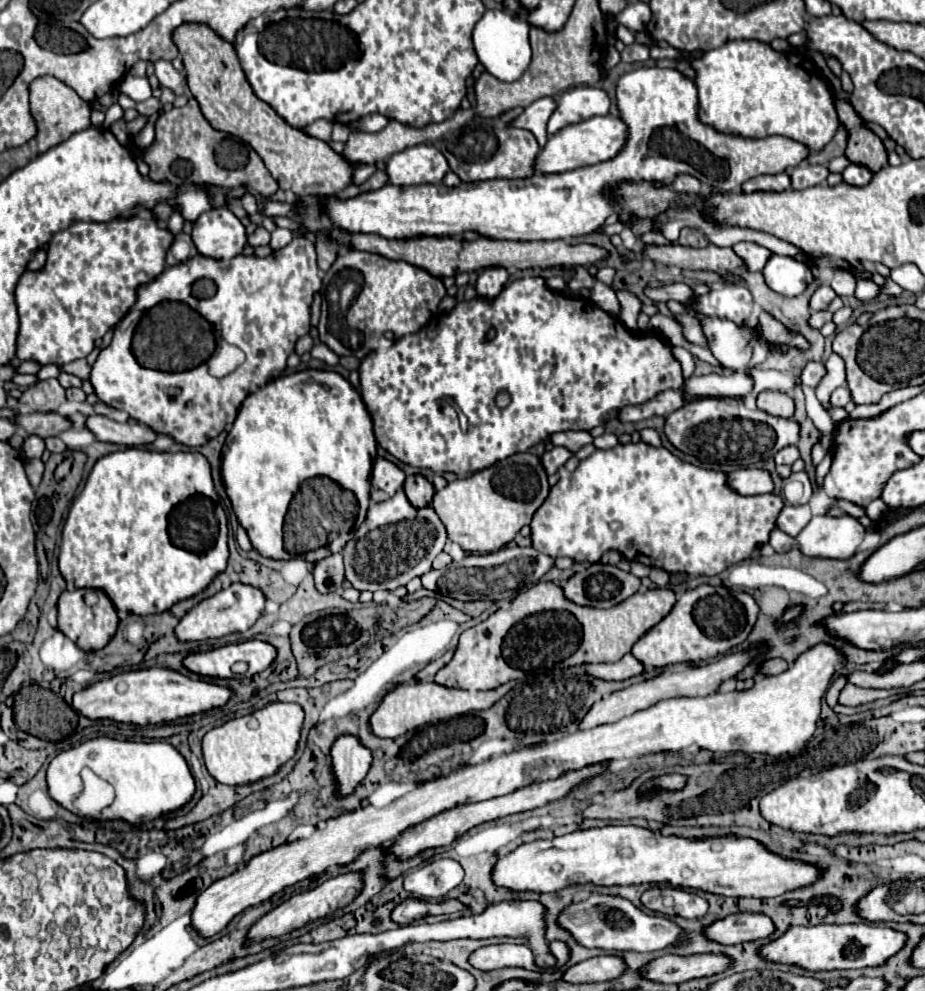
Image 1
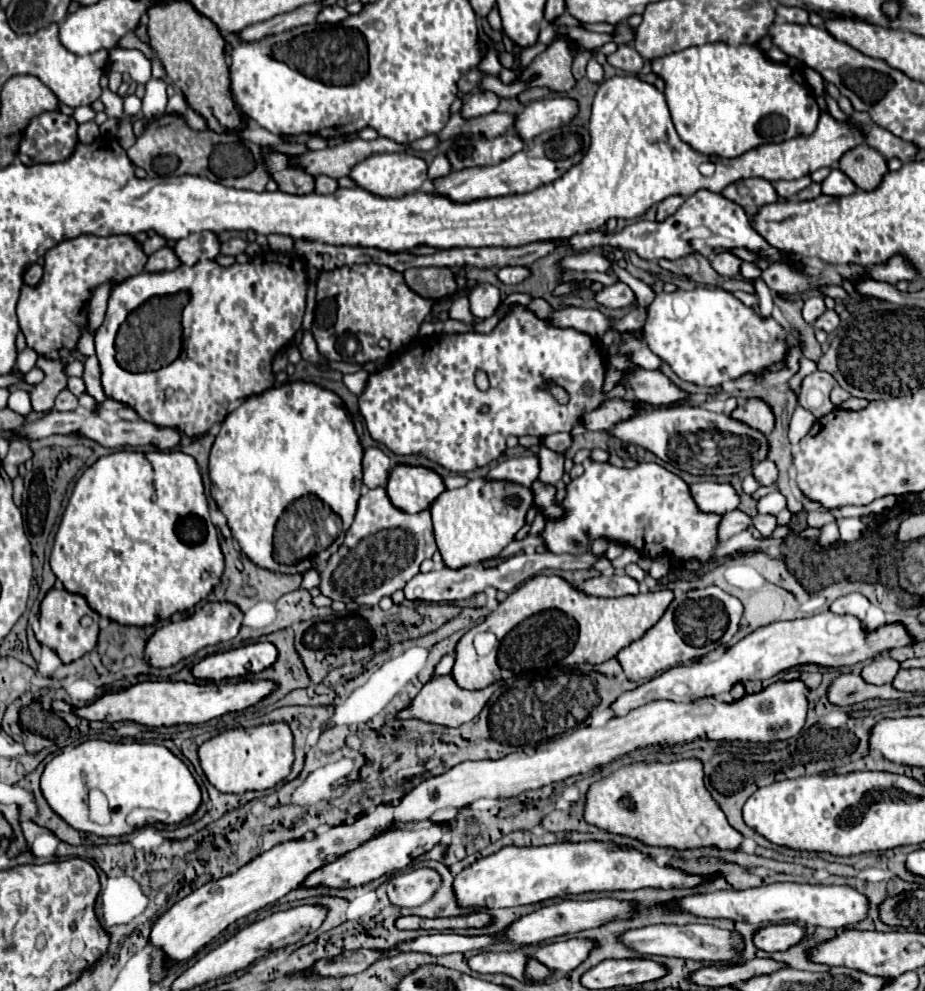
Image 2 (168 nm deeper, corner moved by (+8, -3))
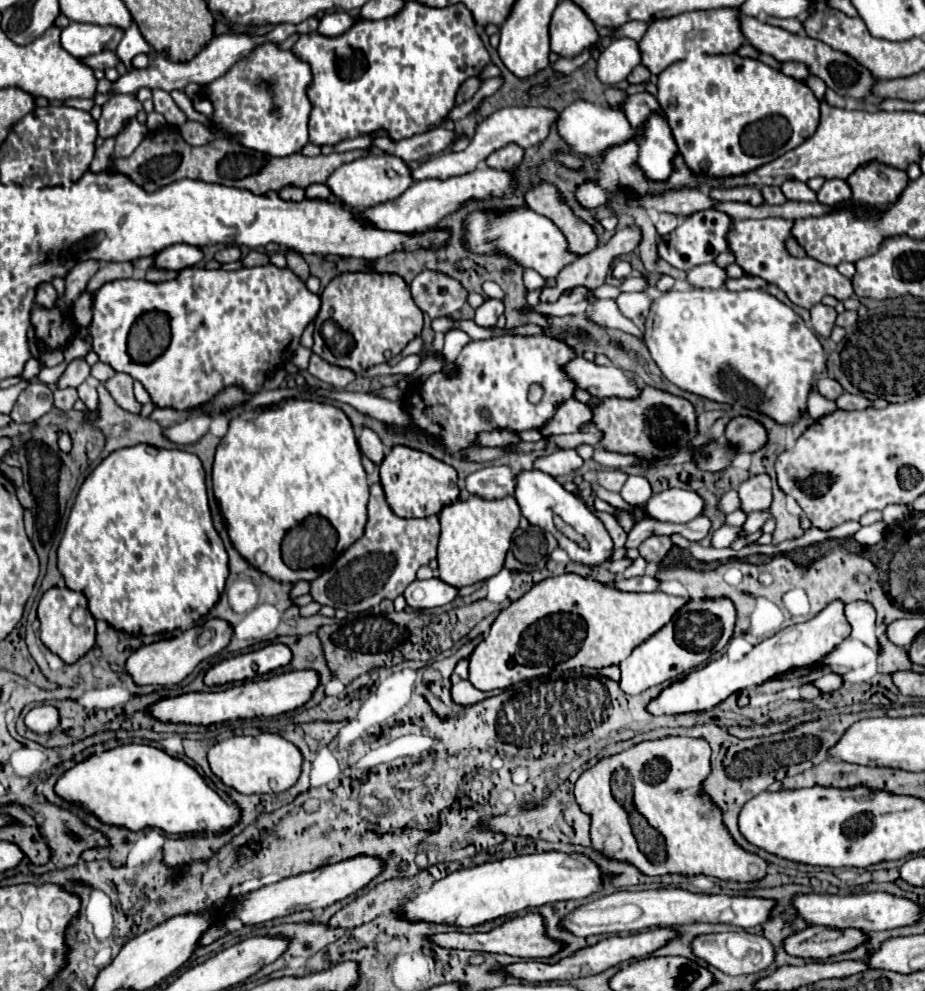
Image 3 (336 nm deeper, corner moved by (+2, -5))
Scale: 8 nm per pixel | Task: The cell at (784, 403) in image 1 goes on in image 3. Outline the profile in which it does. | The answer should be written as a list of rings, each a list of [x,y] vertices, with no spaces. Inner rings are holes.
[[[736,416],[726,426],[726,438],[740,446],[740,452],[756,452],[760,446],[768,442],[766,428],[750,418],[750,416]]]

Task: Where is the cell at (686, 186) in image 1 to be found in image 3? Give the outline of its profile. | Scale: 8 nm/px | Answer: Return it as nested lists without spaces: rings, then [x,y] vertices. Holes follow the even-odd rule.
[[[662,212],[660,220],[656,222],[656,230],[658,230],[660,236],[672,232],[676,226],[678,226],[678,216],[676,214],[668,214],[668,212]]]

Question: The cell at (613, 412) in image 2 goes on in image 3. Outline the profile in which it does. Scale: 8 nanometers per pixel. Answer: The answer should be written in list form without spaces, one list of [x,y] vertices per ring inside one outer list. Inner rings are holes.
[[[578,400],[564,402],[560,410],[556,410],[556,418],[552,418],[552,426],[544,426],[542,434],[572,434],[582,426],[594,424],[594,412],[590,404],[582,404]]]

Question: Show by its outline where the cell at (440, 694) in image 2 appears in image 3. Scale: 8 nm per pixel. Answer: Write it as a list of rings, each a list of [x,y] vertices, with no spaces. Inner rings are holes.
[[[460,680],[460,682],[452,684],[450,694],[452,694],[452,702],[456,702],[460,706],[474,706],[474,704],[490,698],[490,692],[476,690],[468,680]]]

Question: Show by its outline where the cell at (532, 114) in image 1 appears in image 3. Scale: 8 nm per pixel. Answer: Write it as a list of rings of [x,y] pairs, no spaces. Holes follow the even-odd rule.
[[[436,128],[436,130],[428,130],[424,134],[416,134],[412,138],[400,140],[400,142],[392,142],[386,136],[376,136],[372,140],[372,144],[386,150],[388,154],[404,158],[404,162],[412,162],[412,160],[430,158],[430,156],[444,152],[454,140],[456,140],[454,130]]]

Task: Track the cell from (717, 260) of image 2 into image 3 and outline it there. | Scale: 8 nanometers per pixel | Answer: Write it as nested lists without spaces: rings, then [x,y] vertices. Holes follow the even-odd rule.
[[[710,262],[708,266],[696,266],[696,270],[692,270],[688,274],[688,282],[694,288],[720,288],[724,286],[724,282],[728,280],[726,270],[720,268],[716,262]]]

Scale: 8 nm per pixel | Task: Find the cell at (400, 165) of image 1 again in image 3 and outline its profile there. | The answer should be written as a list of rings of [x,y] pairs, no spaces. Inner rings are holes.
[[[364,156],[350,164],[340,166],[328,180],[332,194],[336,194],[348,208],[354,210],[366,210],[376,204],[384,204],[388,200],[398,198],[406,188],[414,184],[412,170],[408,164],[396,156]]]

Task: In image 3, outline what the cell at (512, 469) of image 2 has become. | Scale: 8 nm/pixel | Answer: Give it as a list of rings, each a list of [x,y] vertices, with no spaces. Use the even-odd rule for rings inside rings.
[[[488,466],[466,478],[466,490],[488,500],[504,498],[516,490],[516,472],[508,466]]]

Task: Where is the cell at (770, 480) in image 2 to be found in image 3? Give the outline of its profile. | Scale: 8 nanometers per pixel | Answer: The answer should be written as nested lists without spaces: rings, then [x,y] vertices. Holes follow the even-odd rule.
[[[766,472],[754,474],[740,484],[738,494],[742,500],[742,510],[746,514],[754,510],[766,510],[772,504],[772,480]]]

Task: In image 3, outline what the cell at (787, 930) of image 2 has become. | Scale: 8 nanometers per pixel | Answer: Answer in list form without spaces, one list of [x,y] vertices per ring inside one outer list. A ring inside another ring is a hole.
[[[806,926],[802,932],[794,932],[784,938],[784,950],[800,958],[830,958],[840,952],[848,952],[862,944],[866,934],[860,930],[840,930],[828,926]]]

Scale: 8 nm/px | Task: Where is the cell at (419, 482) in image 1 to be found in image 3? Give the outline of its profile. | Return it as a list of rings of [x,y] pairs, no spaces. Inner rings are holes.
[[[404,446],[392,448],[380,464],[380,482],[392,512],[400,518],[426,518],[438,514],[444,506],[458,500],[456,470],[426,452],[410,450]]]

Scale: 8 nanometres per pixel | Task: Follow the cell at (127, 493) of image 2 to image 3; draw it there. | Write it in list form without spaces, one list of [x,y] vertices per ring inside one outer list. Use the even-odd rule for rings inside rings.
[[[130,446],[120,448],[112,452],[108,458],[104,458],[84,480],[80,486],[80,492],[76,496],[76,502],[72,506],[62,542],[57,549],[57,567],[66,586],[72,590],[80,590],[88,598],[88,608],[96,620],[106,620],[116,630],[124,630],[128,634],[158,634],[158,632],[172,632],[172,630],[186,630],[188,626],[194,626],[196,620],[200,620],[208,610],[218,602],[220,594],[224,592],[224,582],[228,578],[228,554],[226,548],[212,524],[210,506],[208,506],[208,494],[206,494],[206,476],[204,468],[198,456],[184,452],[184,450],[162,450],[152,446]]]

